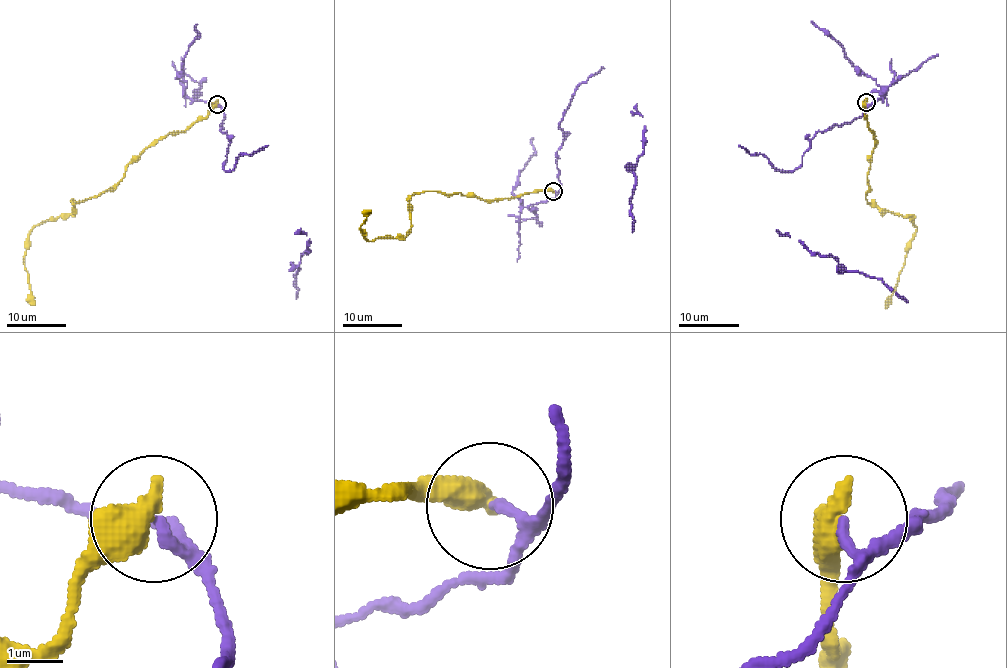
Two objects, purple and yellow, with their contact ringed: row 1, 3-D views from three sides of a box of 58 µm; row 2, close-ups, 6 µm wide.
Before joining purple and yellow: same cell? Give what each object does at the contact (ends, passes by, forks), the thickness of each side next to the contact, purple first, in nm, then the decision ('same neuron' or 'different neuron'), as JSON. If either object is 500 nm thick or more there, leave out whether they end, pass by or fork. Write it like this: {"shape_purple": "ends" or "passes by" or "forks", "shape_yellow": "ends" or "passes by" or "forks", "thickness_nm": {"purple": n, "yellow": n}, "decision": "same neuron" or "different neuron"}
{"thickness_nm": {"purple": 140, "yellow": 550}, "decision": "different neuron"}

